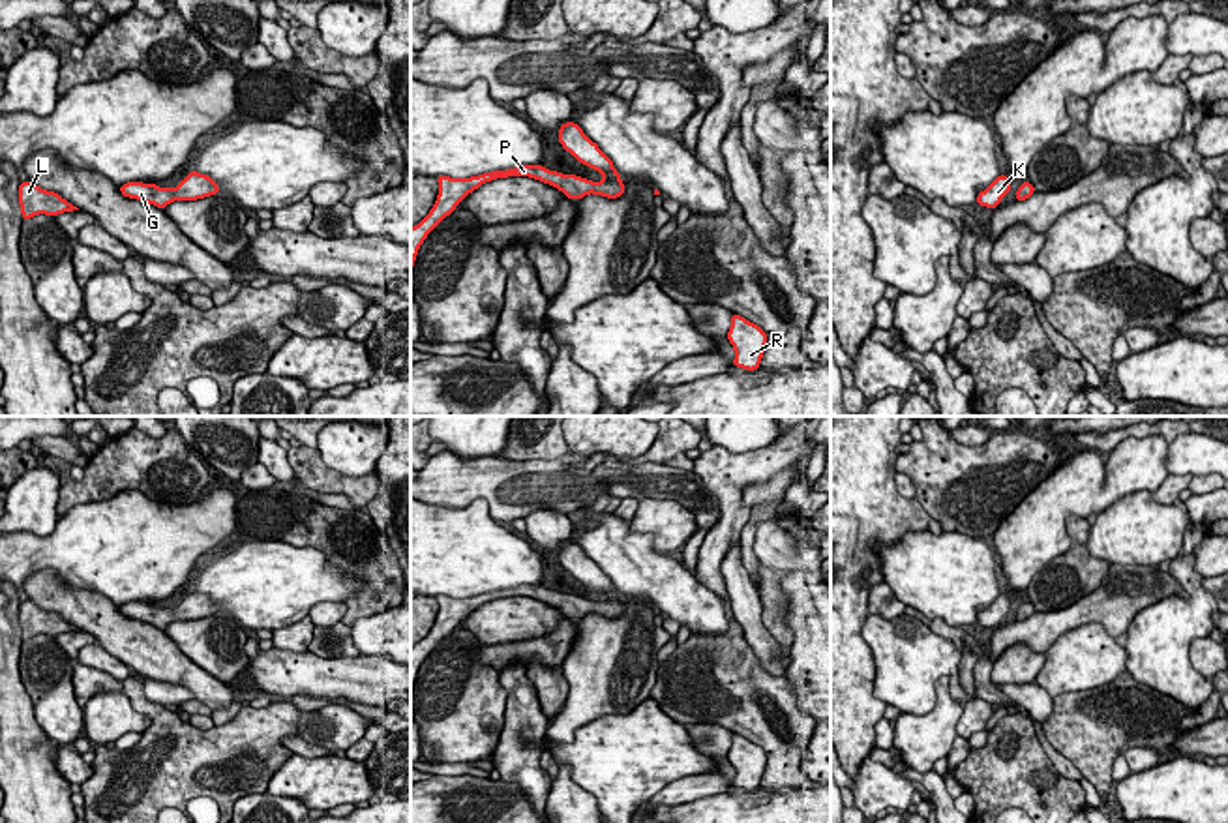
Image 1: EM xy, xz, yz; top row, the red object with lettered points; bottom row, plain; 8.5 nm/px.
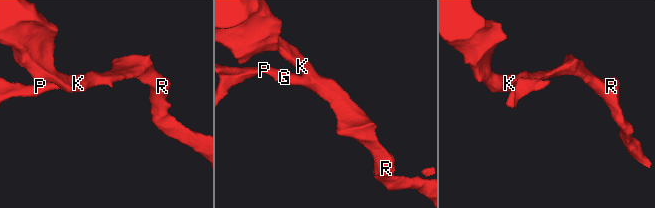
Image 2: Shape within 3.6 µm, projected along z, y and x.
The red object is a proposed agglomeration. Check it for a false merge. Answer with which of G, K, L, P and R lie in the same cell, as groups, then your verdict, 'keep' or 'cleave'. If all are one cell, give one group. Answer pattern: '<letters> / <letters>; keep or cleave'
G K L P R; keep

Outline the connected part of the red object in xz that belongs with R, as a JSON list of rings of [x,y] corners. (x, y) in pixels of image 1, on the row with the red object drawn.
[[[733,313],[727,339],[735,349],[735,367],[748,371],[759,369],[767,345],[767,334],[763,332],[763,328]]]

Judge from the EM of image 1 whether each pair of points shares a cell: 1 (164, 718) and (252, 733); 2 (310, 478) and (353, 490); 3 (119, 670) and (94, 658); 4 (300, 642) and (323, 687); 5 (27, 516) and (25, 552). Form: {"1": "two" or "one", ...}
{"1": "one", "2": "one", "3": "one", "4": "two", "5": "two"}

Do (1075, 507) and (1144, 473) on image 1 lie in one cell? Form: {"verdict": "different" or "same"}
{"verdict": "same"}

